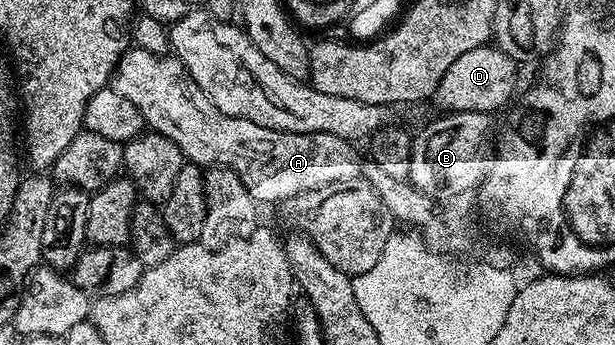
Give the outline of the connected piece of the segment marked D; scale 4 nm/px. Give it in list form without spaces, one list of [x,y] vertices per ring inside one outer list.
[[[486,45],[467,51],[446,71],[438,85],[433,98],[447,113],[484,115],[487,111],[495,111],[503,106],[515,89],[514,61],[494,46]]]

